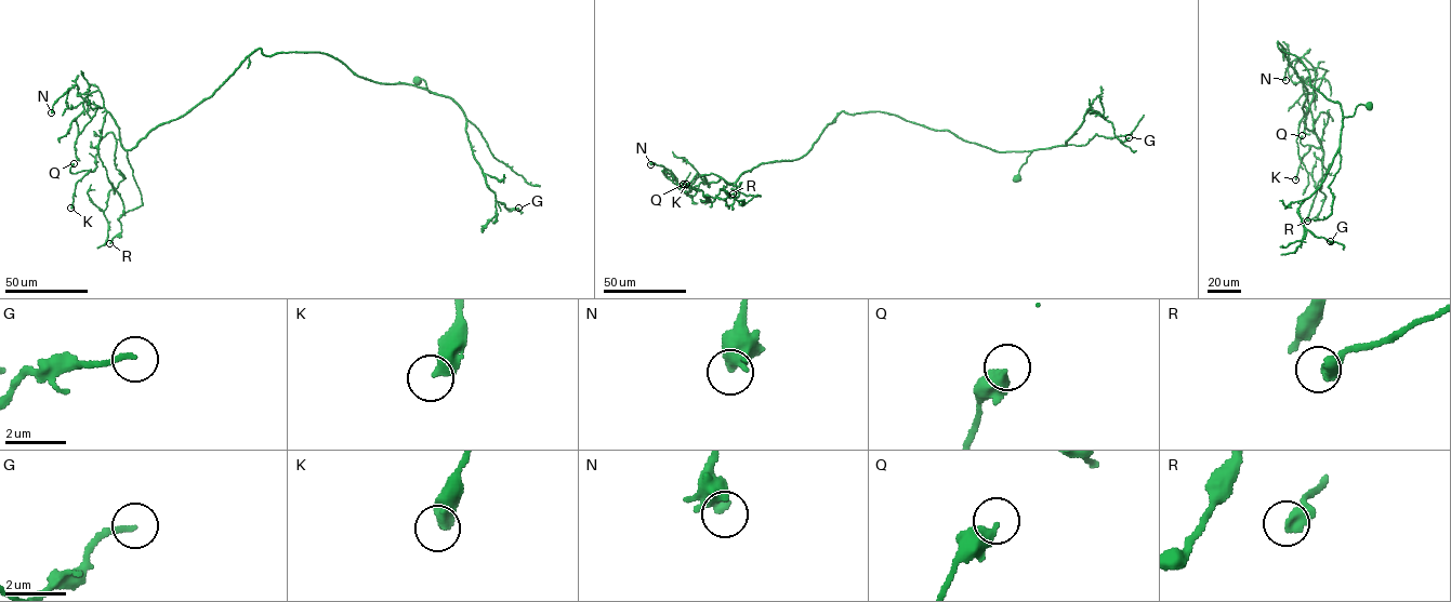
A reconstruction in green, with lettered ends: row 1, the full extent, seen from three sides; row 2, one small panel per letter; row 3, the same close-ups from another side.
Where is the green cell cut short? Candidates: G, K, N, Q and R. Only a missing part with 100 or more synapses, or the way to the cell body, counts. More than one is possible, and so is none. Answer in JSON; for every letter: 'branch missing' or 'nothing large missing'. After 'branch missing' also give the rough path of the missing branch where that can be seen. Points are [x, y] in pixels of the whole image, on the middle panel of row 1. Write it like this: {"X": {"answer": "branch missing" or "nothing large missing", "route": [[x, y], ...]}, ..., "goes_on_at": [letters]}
{"G": {"answer": "nothing large missing"}, "K": {"answer": "nothing large missing"}, "N": {"answer": "nothing large missing"}, "Q": {"answer": "nothing large missing"}, "R": {"answer": "nothing large missing"}, "goes_on_at": []}

